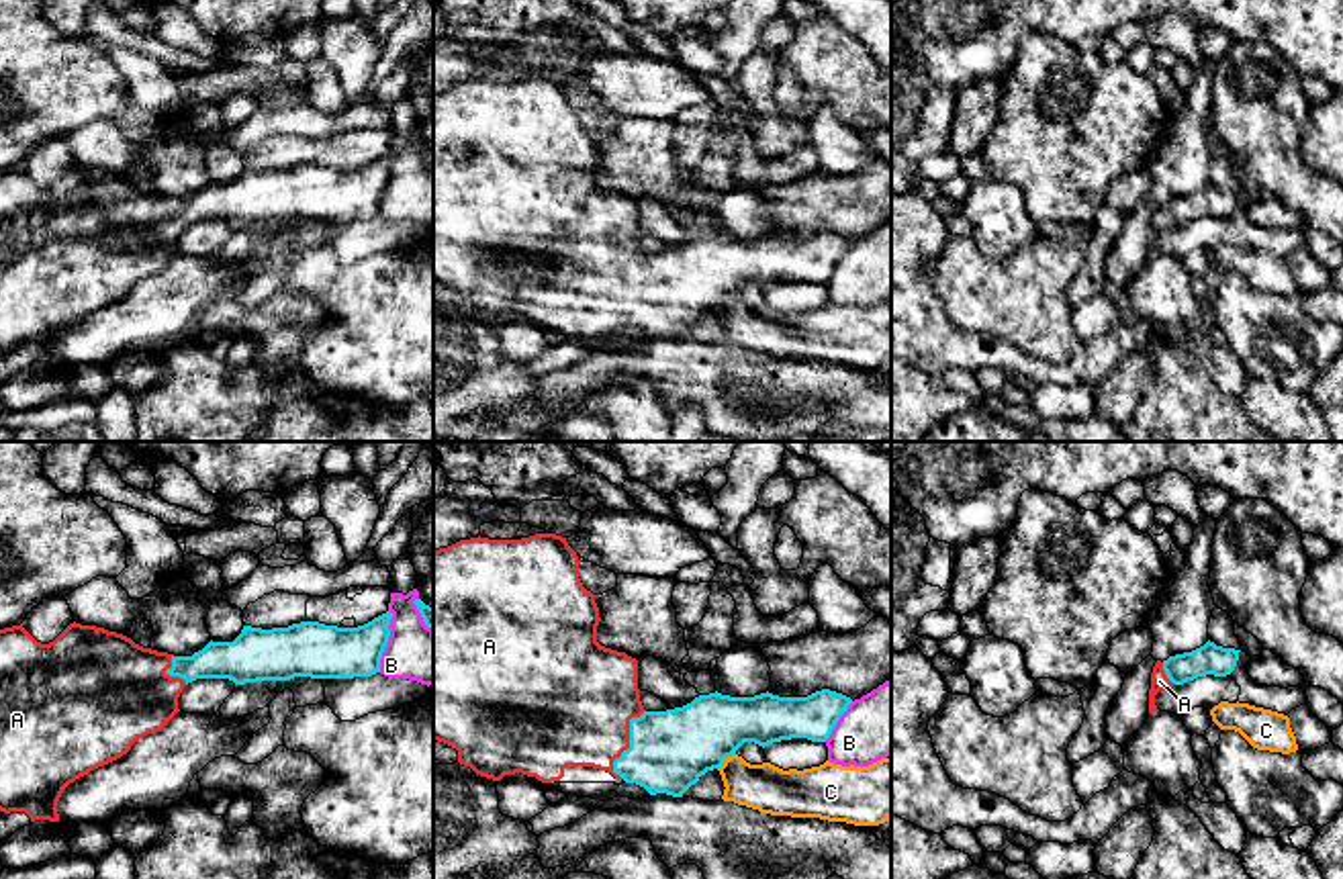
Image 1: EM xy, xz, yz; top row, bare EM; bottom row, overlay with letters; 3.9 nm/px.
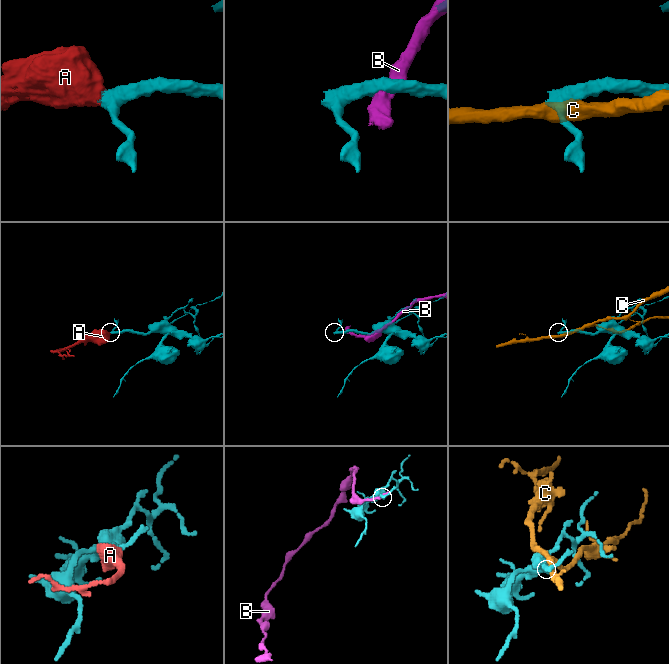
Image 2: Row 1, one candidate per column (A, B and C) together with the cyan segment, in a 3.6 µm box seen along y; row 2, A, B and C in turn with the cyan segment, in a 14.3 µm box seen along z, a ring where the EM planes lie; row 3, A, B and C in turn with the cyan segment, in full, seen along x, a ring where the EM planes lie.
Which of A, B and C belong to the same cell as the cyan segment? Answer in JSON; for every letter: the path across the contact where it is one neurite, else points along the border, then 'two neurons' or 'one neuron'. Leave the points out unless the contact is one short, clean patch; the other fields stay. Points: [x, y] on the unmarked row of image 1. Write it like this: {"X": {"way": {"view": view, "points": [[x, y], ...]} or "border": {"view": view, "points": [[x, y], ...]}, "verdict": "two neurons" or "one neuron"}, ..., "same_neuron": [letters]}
{"A": {"way": {"view": "xz", "points": [[669, 293], [630, 285], [575, 254]]}, "verdict": "one neuron"}, "B": {"verdict": "two neurons"}, "C": {"border": {"view": "xz", "points": [[734, 295], [718, 311]]}, "verdict": "two neurons"}, "same_neuron": ["A"]}

